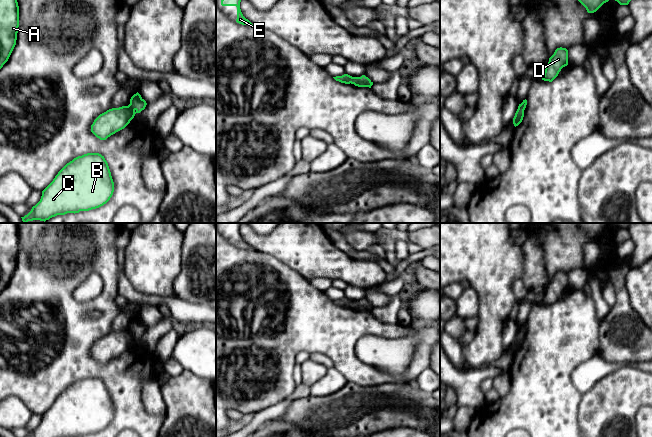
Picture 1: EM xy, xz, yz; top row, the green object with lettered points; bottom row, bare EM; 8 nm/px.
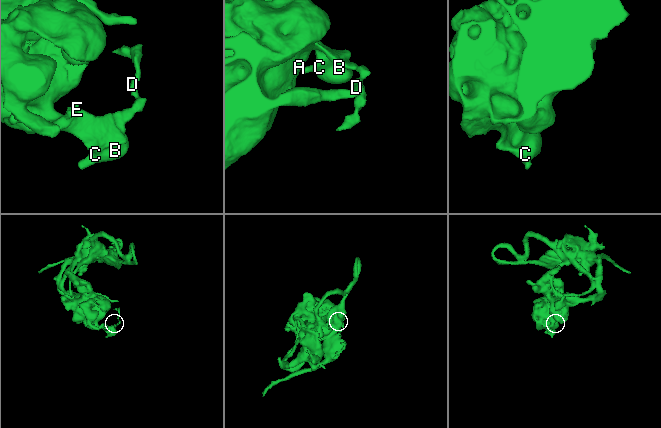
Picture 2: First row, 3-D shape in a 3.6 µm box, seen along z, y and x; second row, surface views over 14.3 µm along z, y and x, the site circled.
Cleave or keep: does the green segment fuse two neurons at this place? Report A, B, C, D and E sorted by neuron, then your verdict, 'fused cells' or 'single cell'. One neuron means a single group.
groups A B C E / D; fused cells

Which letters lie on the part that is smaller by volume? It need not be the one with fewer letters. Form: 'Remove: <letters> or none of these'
Remove: D

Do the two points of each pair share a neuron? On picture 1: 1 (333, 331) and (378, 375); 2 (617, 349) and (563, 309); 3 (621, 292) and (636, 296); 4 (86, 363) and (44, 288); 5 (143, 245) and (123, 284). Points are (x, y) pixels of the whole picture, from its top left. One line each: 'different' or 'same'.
1: same
2: different
3: different
4: same
5: different

